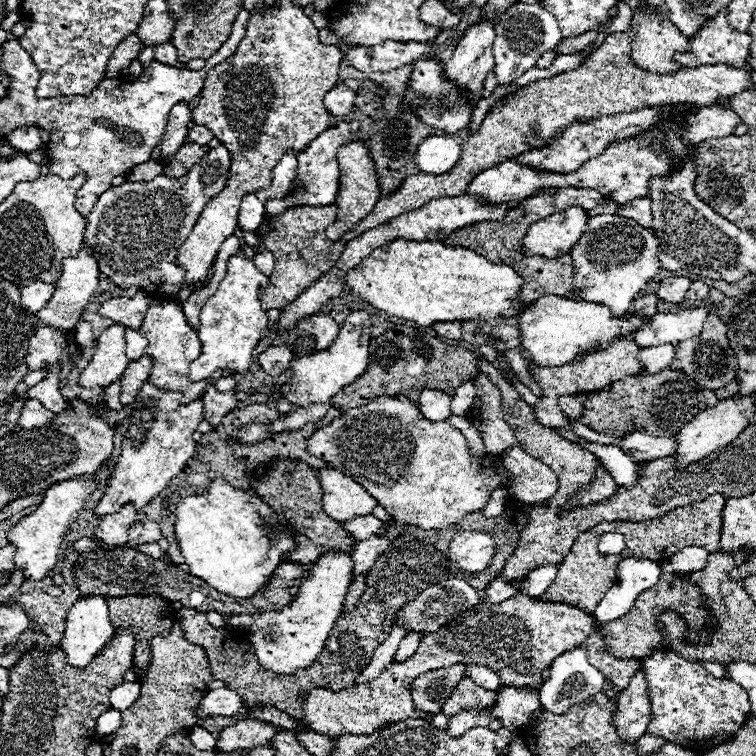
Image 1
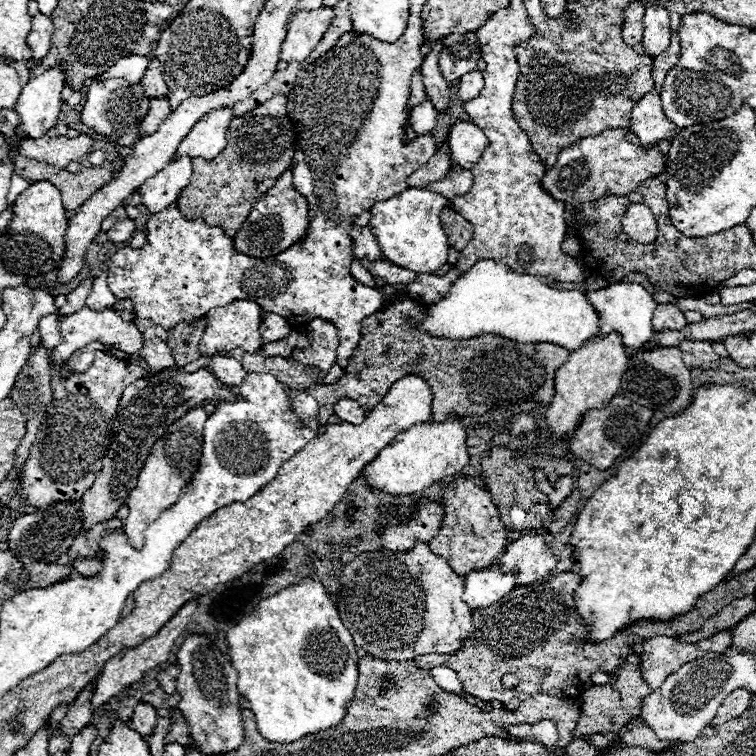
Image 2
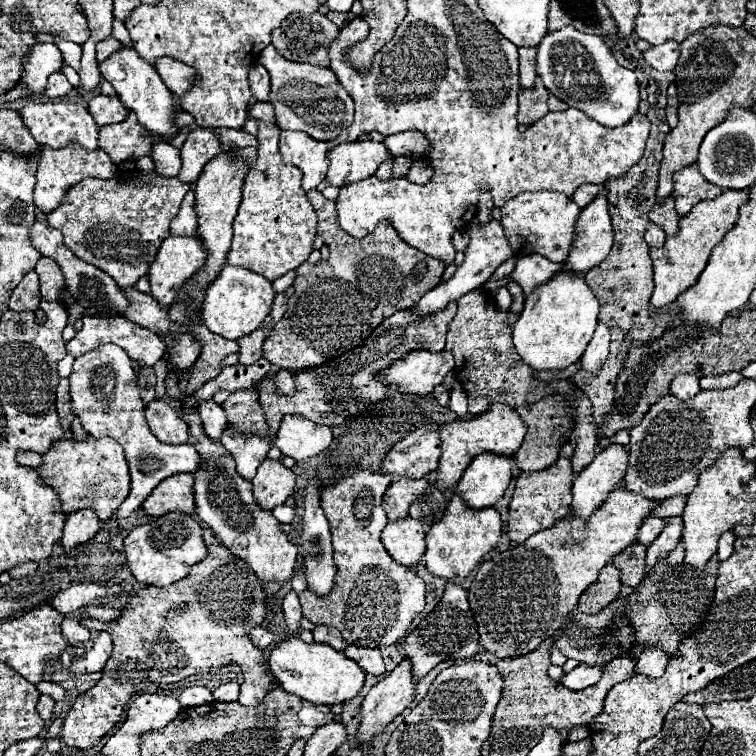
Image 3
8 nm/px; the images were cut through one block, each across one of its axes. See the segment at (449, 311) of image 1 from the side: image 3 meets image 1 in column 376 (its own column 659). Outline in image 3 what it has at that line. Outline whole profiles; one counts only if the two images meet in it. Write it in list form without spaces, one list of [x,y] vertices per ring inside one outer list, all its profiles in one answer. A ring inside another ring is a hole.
[[[728,190],[716,200],[704,200],[698,202],[686,216],[680,220],[680,228],[676,236],[668,236],[666,244],[662,248],[652,248],[652,266],[654,266],[654,294],[650,304],[654,308],[666,308],[670,306],[684,288],[690,288],[700,278],[700,272],[704,270],[704,264],[708,262],[708,256],[712,248],[726,236],[728,230],[734,228],[738,220],[738,208],[748,200],[746,190]]]

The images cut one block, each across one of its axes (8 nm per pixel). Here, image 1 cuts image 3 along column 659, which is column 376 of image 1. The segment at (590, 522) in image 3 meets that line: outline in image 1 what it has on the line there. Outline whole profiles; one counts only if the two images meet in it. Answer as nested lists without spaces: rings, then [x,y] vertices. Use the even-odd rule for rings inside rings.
[[[322,468],[318,480],[324,488],[324,510],[336,522],[368,516],[378,506],[378,502],[358,482],[338,470]]]

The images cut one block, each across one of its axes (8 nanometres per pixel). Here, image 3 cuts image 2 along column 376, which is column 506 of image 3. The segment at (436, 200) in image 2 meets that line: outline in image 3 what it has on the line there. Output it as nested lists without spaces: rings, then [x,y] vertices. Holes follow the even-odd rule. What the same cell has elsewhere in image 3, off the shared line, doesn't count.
[[[522,192],[520,196],[508,200],[502,206],[500,224],[504,228],[504,236],[512,248],[512,252],[520,256],[542,254],[544,258],[564,264],[568,252],[572,250],[572,242],[576,236],[576,220],[580,216],[580,208],[576,202],[560,192]]]

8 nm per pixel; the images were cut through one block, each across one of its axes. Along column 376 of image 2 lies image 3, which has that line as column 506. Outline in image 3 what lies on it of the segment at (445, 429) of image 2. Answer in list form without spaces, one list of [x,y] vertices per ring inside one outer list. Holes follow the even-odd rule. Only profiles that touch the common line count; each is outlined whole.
[[[492,452],[478,454],[458,482],[456,494],[462,496],[468,506],[472,504],[472,508],[494,506],[502,500],[512,480],[512,464],[514,460],[510,456]]]

